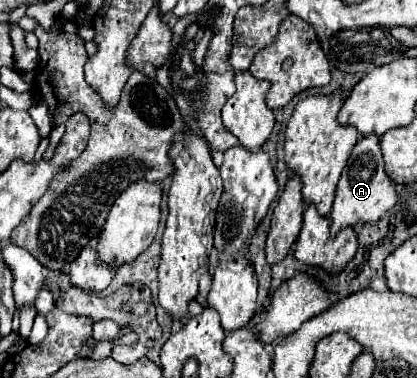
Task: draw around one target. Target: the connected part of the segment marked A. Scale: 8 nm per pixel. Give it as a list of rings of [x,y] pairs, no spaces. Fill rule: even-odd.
[[[363,137],[351,151],[347,167],[341,173],[333,209],[331,209],[331,233],[333,237],[345,227],[357,227],[359,223],[379,221],[397,203],[397,193],[393,181],[385,177],[385,165],[379,149],[379,137]]]

